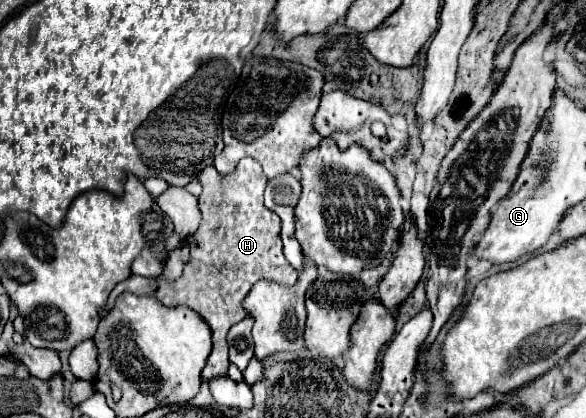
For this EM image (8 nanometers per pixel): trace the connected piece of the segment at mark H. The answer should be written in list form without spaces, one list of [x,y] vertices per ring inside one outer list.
[[[244,158],[238,162],[230,176],[220,176],[214,166],[204,168],[198,176],[204,186],[200,194],[202,226],[194,234],[190,246],[190,260],[184,266],[182,276],[176,282],[168,282],[158,276],[156,298],[166,306],[188,306],[198,312],[212,328],[212,354],[202,370],[202,382],[227,375],[230,364],[226,342],[228,330],[240,320],[248,318],[244,312],[244,296],[252,290],[252,284],[260,280],[274,280],[284,286],[292,286],[298,280],[298,272],[288,264],[282,252],[280,240],[280,218],[276,212],[264,208],[264,188],[266,176],[260,162]]]

